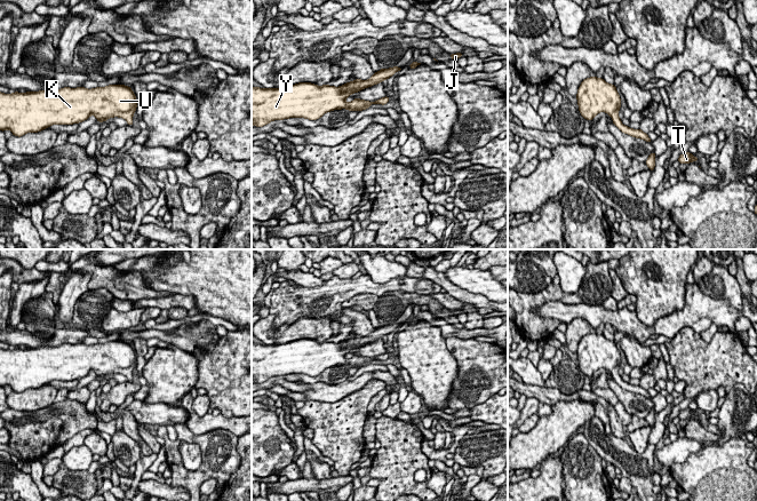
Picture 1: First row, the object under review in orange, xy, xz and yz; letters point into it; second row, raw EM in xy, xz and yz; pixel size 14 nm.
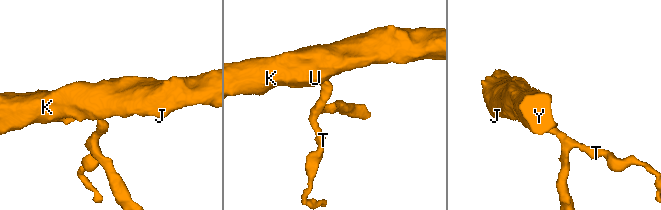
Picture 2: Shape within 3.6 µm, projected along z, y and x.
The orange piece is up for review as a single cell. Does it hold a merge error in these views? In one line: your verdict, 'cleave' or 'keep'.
keep

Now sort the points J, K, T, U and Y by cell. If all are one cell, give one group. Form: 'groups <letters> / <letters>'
groups J K T U Y

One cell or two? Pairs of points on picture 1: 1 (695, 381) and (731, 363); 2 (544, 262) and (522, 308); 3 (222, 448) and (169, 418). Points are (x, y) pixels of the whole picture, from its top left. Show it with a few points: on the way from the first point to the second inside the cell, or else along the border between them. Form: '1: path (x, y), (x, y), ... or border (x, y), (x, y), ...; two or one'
1: path (704, 372), (711, 365), (722, 363); one
2: border (551, 281), (536, 292), (519, 292); two
3: border (184, 423), (175, 424); two

